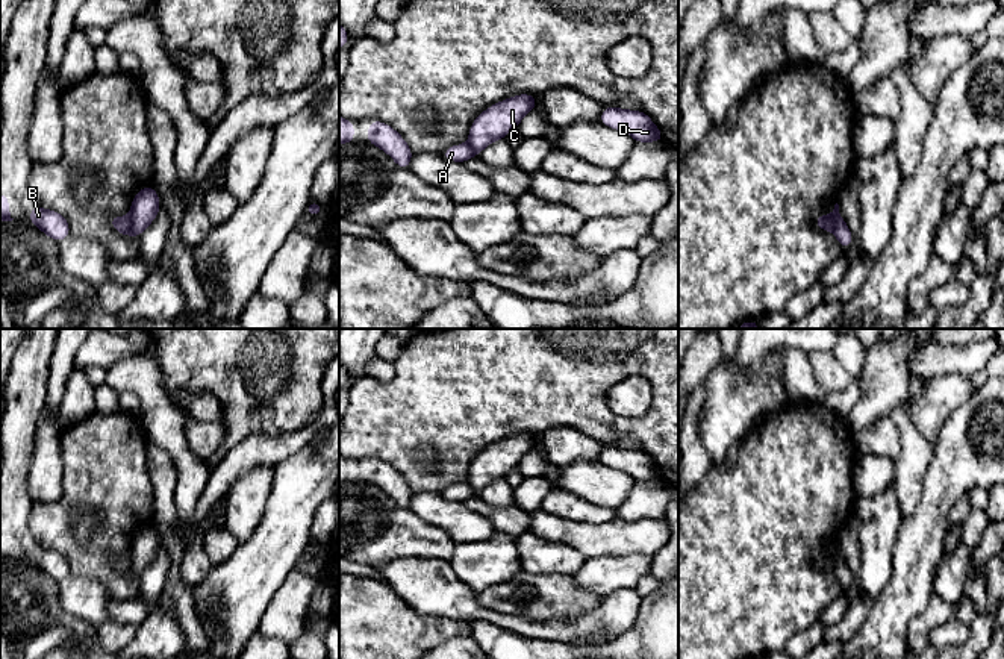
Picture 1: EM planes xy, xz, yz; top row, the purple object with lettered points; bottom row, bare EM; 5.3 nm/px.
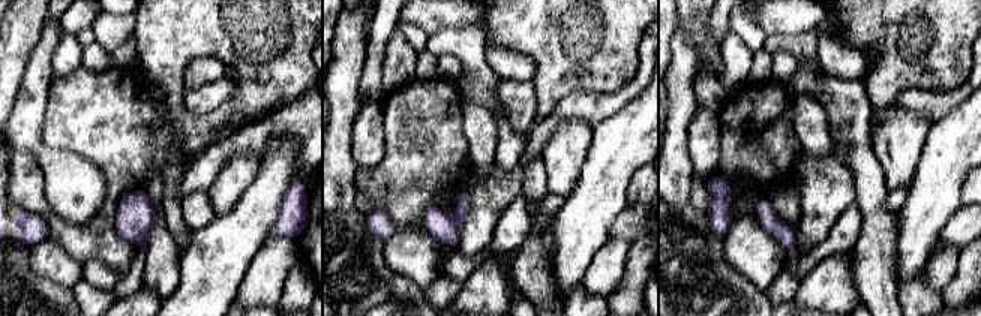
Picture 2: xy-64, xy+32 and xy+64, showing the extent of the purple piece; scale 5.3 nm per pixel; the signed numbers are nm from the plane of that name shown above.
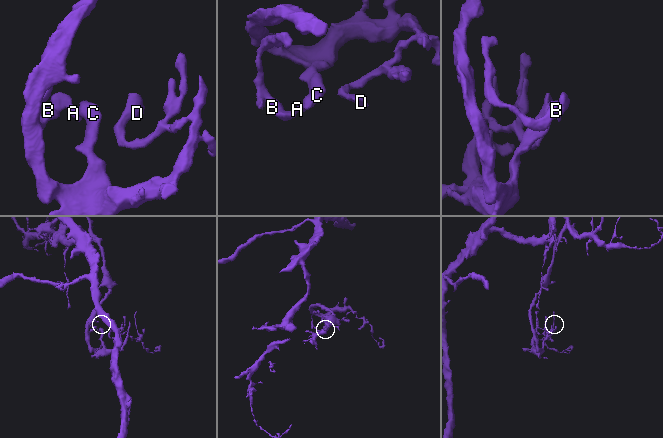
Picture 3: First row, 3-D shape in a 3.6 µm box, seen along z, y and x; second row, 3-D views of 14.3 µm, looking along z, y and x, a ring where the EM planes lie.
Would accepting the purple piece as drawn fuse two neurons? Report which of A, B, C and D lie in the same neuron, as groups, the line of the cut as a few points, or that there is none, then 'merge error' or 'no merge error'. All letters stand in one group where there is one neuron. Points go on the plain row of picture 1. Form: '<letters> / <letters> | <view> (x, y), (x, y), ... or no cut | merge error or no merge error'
A B / C D | xy (127, 556), (135, 574) | merge error

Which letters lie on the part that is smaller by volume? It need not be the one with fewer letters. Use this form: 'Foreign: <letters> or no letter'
Foreign: A, B

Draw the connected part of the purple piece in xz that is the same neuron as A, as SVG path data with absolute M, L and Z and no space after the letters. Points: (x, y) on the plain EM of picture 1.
M456 483L442 491L444 498L450 501L466 501L477 495L477 492L466 483Z

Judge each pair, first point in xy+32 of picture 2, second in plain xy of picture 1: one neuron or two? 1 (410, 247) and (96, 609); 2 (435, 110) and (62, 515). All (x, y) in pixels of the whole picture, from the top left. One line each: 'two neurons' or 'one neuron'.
1: one neuron
2: one neuron

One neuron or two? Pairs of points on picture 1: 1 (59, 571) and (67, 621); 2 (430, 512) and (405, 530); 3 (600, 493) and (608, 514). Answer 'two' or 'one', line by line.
1: two
2: two
3: two

